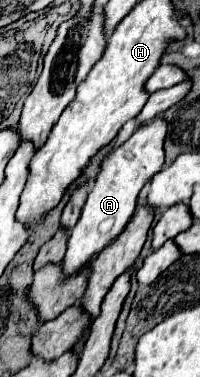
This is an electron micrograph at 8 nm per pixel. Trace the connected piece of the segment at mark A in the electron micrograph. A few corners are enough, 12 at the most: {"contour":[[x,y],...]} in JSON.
{"contour":[[167,122],[141,124],[101,160],[69,232],[65,274],[111,244],[163,166]]}

